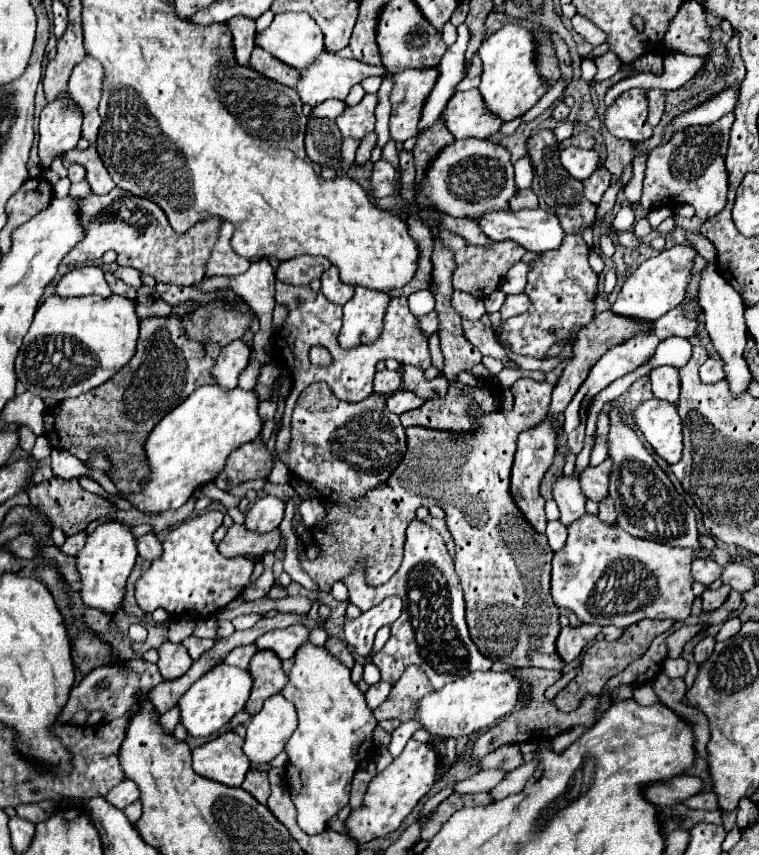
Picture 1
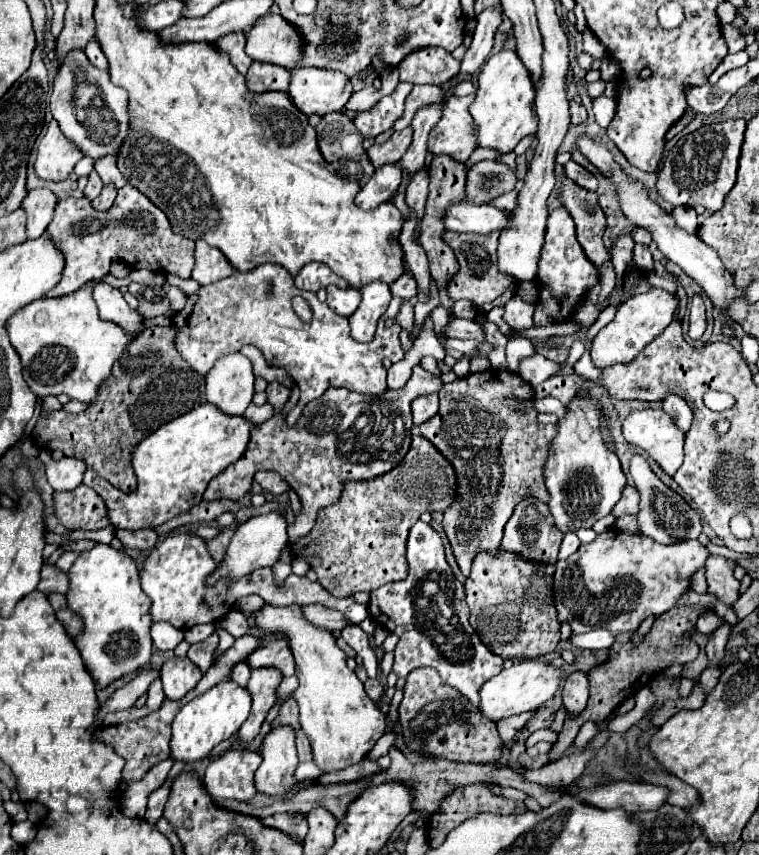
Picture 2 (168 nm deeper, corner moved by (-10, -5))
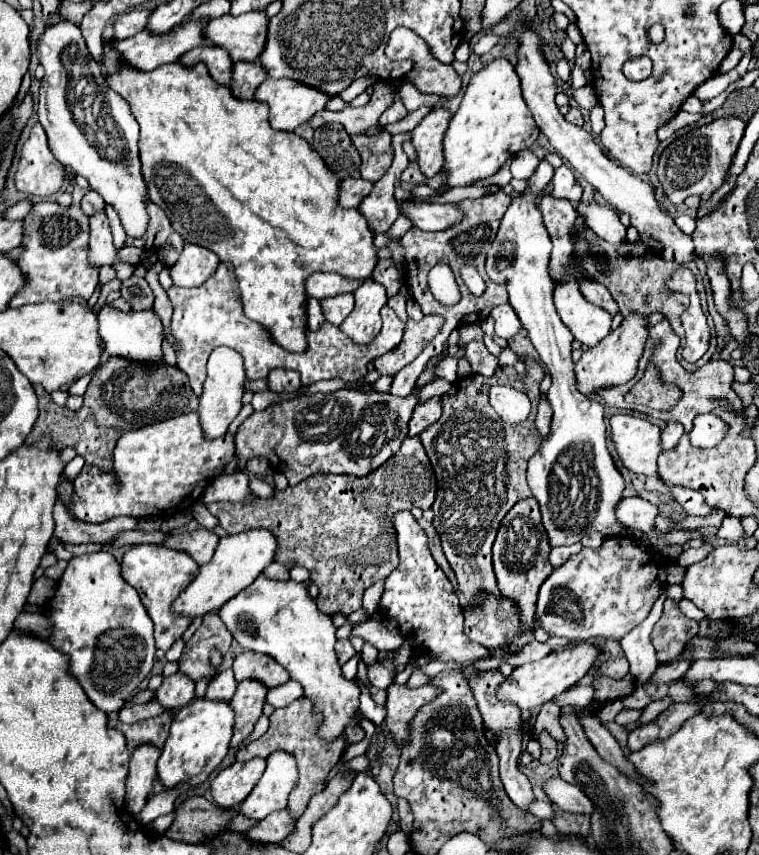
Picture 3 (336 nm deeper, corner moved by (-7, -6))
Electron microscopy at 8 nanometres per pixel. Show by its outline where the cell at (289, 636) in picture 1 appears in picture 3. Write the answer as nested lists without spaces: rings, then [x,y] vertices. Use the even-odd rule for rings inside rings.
[[[243,651],[241,655],[237,655],[233,663],[233,671],[237,681],[257,679],[269,689],[289,681],[289,673],[283,665],[279,665],[271,655],[255,653],[255,651]]]

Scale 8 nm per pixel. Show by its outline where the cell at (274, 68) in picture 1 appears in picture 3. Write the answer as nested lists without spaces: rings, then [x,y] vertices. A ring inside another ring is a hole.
[[[235,63],[231,89],[239,99],[253,99],[257,87],[267,79],[267,69],[261,63]]]

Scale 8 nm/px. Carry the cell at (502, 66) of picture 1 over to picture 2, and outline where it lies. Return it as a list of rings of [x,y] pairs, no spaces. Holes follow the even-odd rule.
[[[502,50],[488,58],[478,72],[478,90],[474,102],[470,104],[470,116],[474,120],[474,134],[480,148],[492,148],[500,154],[508,154],[526,136],[536,136],[538,116],[532,116],[534,104],[534,84],[520,62],[518,54],[512,50]]]

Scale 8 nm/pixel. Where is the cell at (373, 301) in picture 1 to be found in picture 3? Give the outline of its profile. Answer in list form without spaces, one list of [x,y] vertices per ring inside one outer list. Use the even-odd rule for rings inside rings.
[[[367,279],[355,289],[355,307],[341,323],[341,331],[353,339],[353,343],[367,345],[381,331],[381,307],[387,305],[387,295],[381,283]]]

